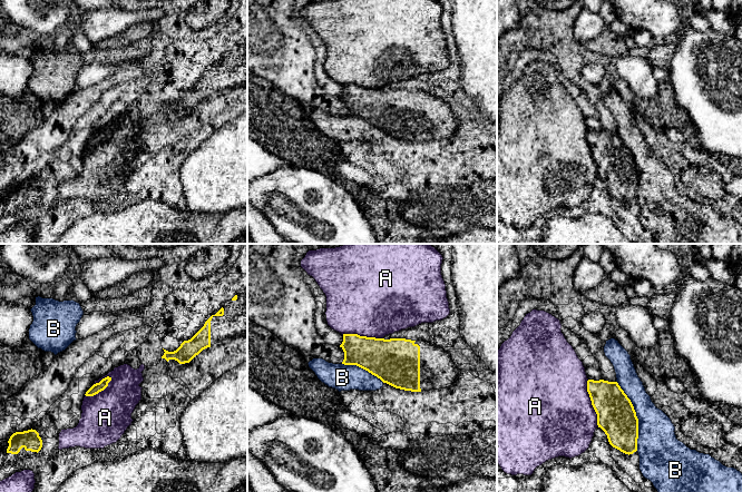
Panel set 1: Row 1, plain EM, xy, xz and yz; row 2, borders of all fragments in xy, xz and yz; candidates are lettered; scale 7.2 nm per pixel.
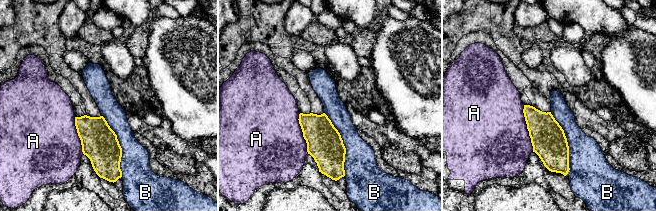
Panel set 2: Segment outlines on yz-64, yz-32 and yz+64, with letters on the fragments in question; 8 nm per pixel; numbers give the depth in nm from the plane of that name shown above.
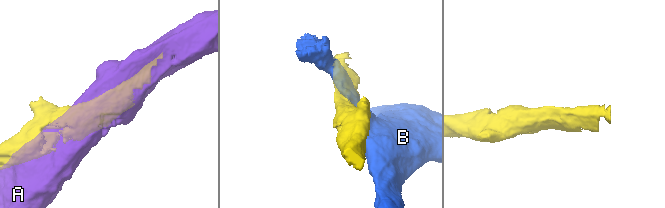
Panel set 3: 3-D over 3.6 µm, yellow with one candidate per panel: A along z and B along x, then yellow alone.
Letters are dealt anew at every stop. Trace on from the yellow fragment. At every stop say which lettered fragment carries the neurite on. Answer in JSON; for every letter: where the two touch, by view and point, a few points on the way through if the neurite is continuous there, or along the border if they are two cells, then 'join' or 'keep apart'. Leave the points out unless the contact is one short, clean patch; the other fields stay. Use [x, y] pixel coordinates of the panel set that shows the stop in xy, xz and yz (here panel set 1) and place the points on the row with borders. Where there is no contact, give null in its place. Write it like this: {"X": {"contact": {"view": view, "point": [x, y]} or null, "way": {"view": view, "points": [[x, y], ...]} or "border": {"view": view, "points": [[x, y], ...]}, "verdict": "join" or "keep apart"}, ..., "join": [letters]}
{"A": {"contact": {"view": "xy", "point": [99, 391]}, "border": {"view": "xy", "points": [[111, 377], [103, 390], [93, 395], [85, 395]]}, "verdict": "keep apart"}, "B": {"contact": {"view": "yz", "point": [635, 415]}, "verdict": "keep apart"}, "join": []}

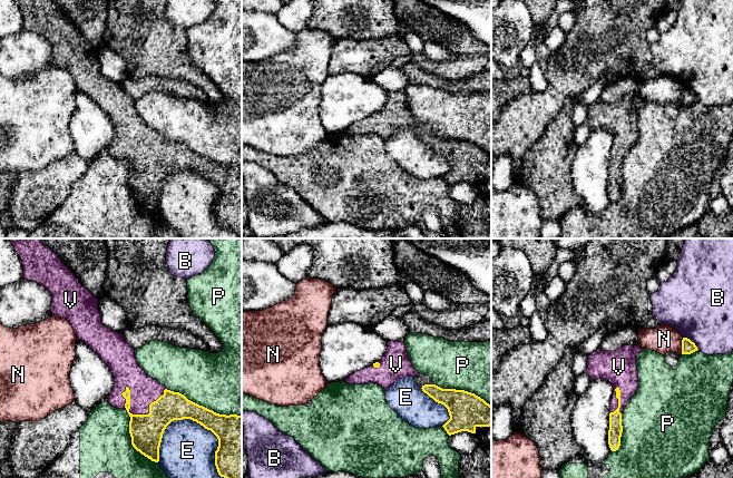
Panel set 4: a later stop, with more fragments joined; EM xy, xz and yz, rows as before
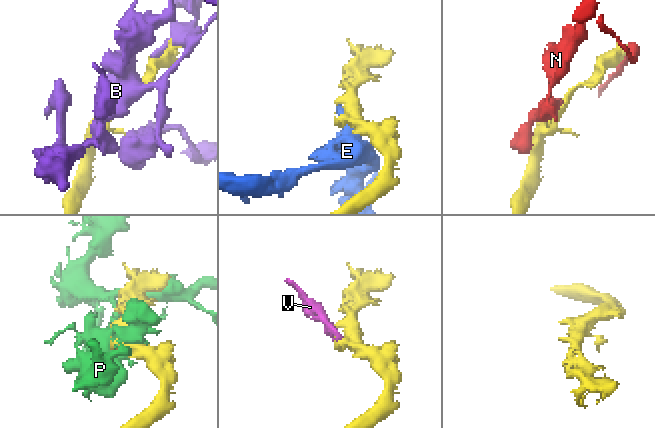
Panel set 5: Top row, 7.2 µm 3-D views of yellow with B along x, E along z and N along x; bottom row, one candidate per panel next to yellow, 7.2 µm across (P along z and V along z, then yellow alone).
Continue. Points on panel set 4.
{"B": {"contact": {"view": "yz", "point": [691, 341]}, "verdict": "keep apart"}, "E": {"contact": {"view": "xy", "point": [212, 431]}, "verdict": "keep apart"}, "N": {"contact": {"view": "yz", "point": [682, 345]}, "border": {"view": "yz", "points": [[683, 338], [681, 353]]}, "verdict": "keep apart"}, "P": {"contact": {"view": "xy", "point": [204, 407]}, "verdict": "keep apart"}, "V": {"contact": {"view": "xy", "point": [136, 415]}, "verdict": "join"}, "join": ["V"]}

